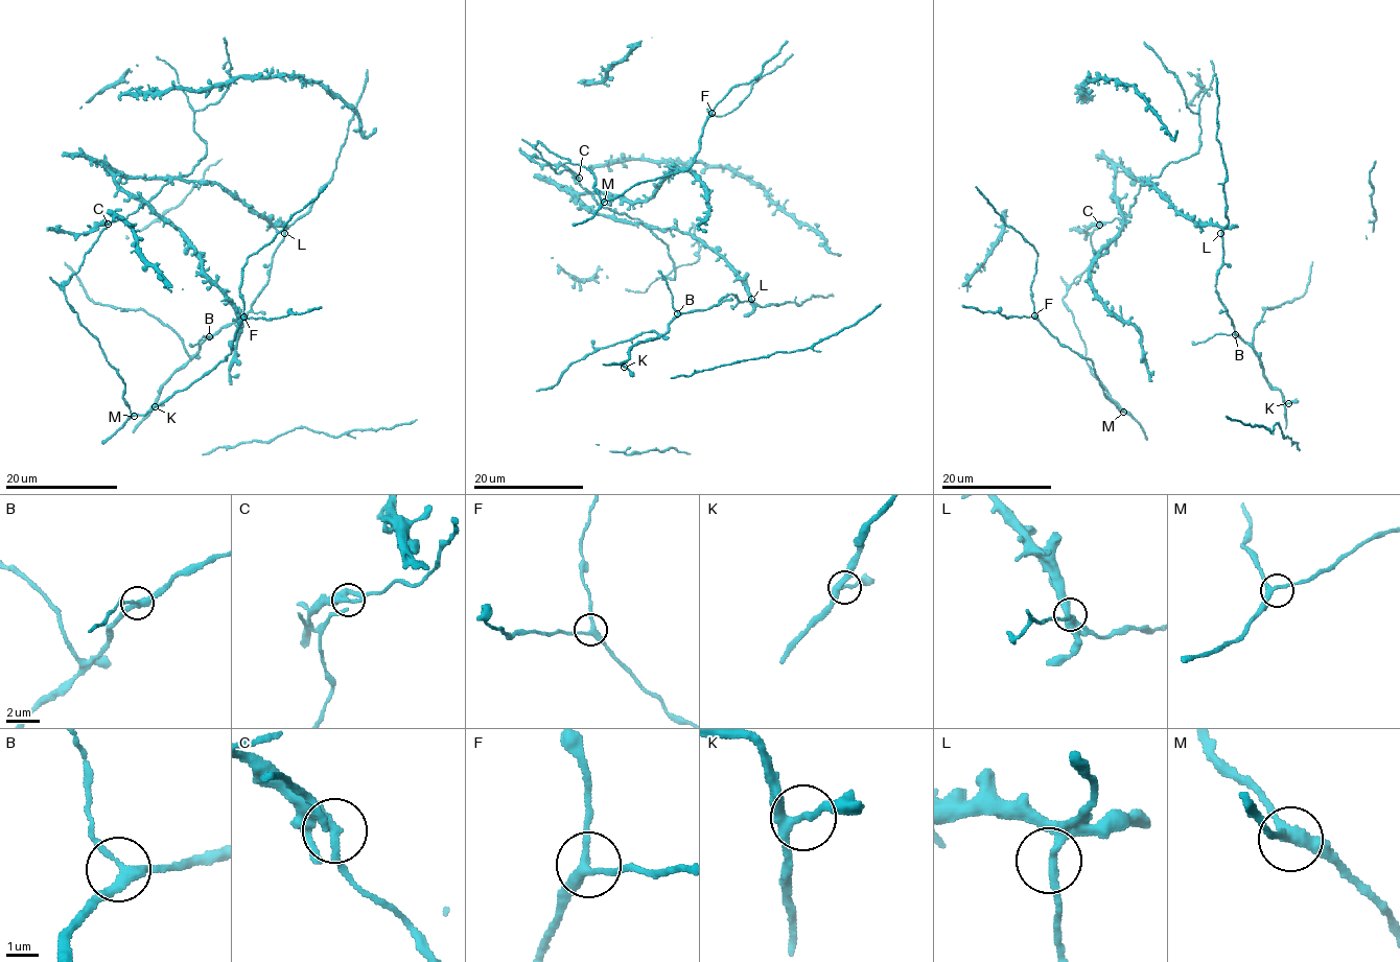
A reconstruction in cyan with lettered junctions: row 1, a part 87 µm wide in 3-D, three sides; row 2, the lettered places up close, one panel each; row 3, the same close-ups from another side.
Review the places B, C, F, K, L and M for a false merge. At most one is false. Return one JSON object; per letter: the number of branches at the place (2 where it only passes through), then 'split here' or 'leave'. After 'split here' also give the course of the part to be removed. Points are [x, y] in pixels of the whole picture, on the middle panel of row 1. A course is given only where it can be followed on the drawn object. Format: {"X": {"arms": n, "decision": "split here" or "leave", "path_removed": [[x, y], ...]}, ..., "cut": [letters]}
{"B": {"arms": 3, "decision": "leave"}, "C": {"arms": 3, "decision": "split here", "path_removed": [[578, 179], [563, 166], [536, 163], [519, 148]]}, "F": {"arms": 3, "decision": "leave"}, "K": {"arms": 3, "decision": "leave"}, "L": {"arms": 3, "decision": "leave"}, "M": {"arms": 3, "decision": "leave"}, "cut": ["C"]}

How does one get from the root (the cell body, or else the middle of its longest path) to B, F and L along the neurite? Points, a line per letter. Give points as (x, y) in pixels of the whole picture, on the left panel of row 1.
B: (170, 181), (219, 184), (284, 230), (267, 283), (251, 308), (209, 336)
F: (170, 181), (103, 226), (64, 286), (67, 303), (121, 379), (133, 414), (207, 375), (231, 352), (243, 317)
L: (170, 181), (219, 184), (256, 214), (279, 223), (284, 233)

